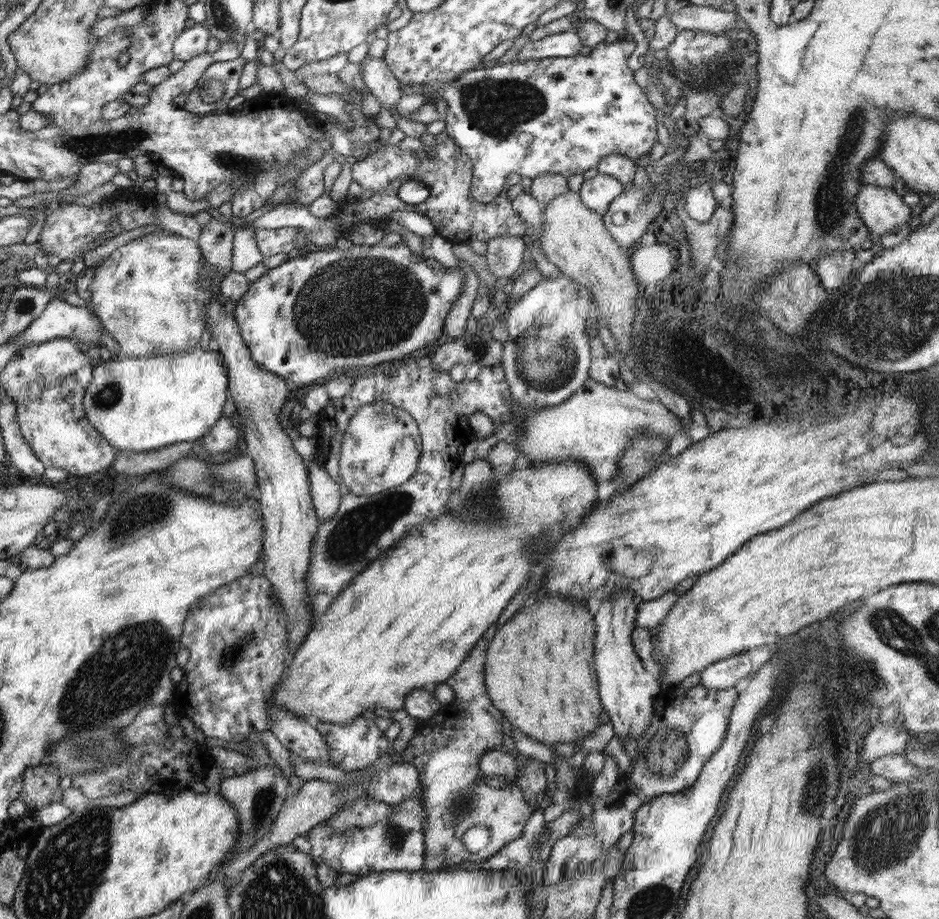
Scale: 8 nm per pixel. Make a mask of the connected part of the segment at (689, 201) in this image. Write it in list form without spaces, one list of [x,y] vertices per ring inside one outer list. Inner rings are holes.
[[[710,181],[702,182],[698,186],[689,187],[681,196],[686,198],[685,211],[690,218],[698,222],[708,222],[715,213],[715,208],[718,205],[714,193],[711,189]]]

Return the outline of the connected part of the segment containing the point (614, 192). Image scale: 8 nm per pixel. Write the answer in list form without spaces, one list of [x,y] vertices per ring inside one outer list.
[[[598,173],[596,176],[586,179],[580,190],[582,204],[592,212],[604,216],[613,200],[616,200],[624,192],[624,184],[611,176]]]

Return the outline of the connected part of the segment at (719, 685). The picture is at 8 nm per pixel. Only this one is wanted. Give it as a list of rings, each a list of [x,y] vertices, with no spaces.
[[[741,652],[707,666],[700,672],[699,684],[706,690],[726,690],[735,687],[738,680],[750,677],[754,673],[752,670],[750,656]]]

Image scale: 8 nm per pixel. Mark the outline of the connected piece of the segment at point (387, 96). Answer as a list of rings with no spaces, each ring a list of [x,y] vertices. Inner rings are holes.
[[[384,58],[368,59],[365,62],[362,72],[364,85],[381,102],[381,106],[394,116],[397,113],[397,102],[401,97],[400,82],[392,74]]]

